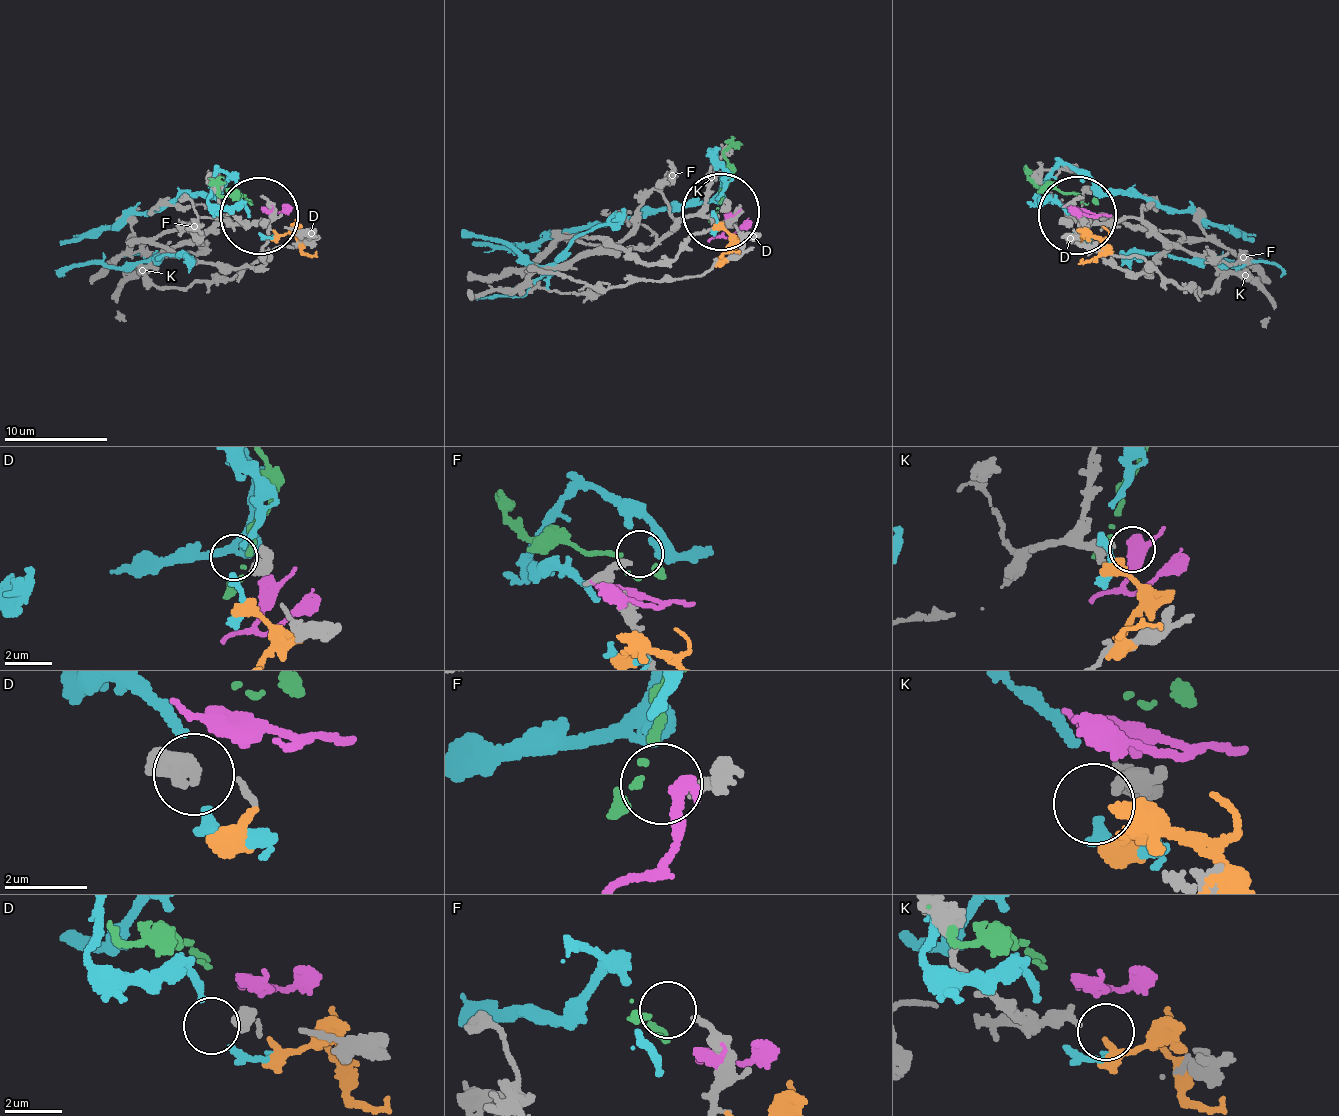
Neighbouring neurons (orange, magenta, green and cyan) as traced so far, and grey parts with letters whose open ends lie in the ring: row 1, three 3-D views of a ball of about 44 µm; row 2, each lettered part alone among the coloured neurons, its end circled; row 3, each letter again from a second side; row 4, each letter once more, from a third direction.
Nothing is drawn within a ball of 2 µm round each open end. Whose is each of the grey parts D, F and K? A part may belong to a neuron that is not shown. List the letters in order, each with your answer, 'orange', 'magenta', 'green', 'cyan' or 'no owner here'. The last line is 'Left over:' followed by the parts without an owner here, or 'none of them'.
D: no owner here
F: green
K: no owner here
Left over: D, K

